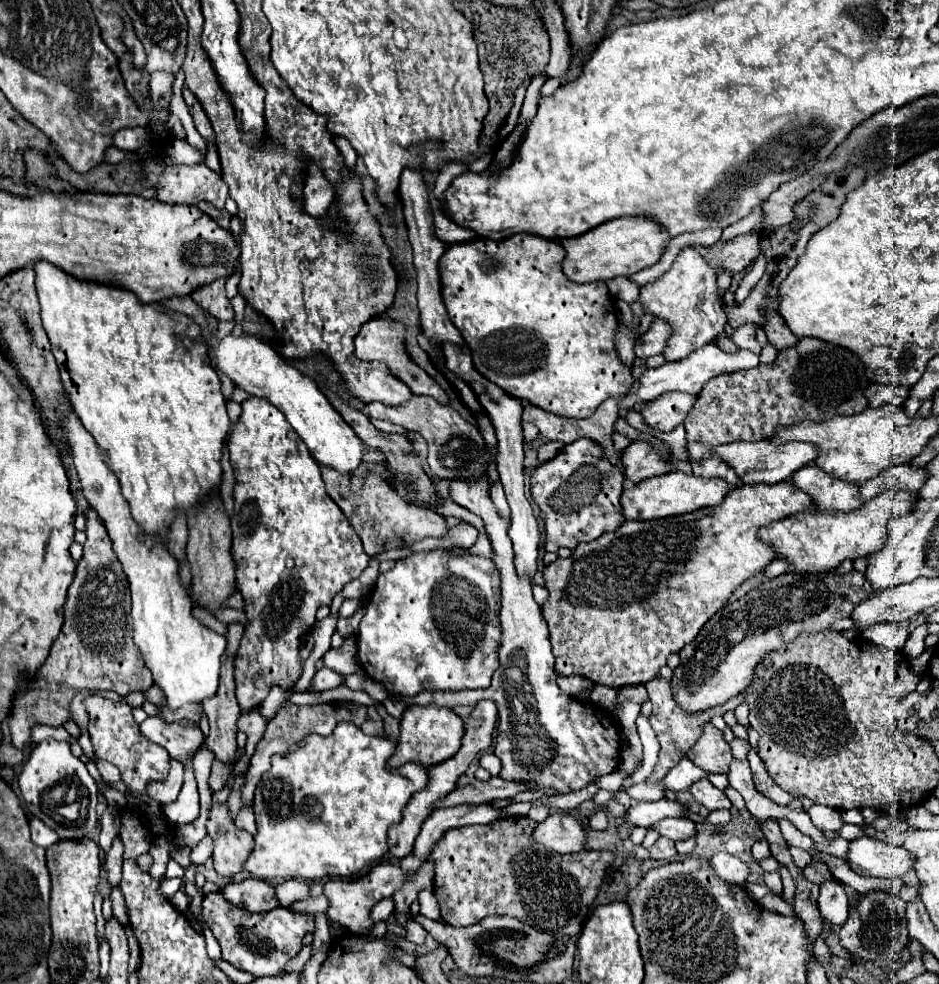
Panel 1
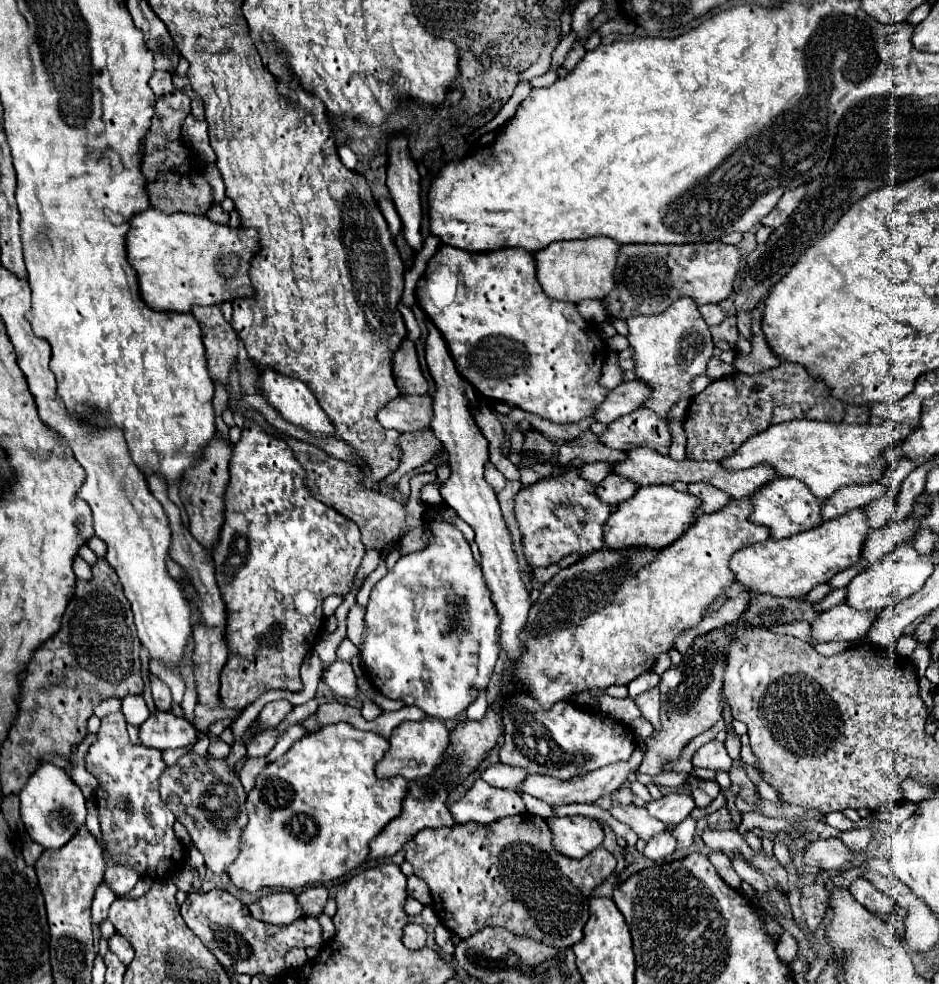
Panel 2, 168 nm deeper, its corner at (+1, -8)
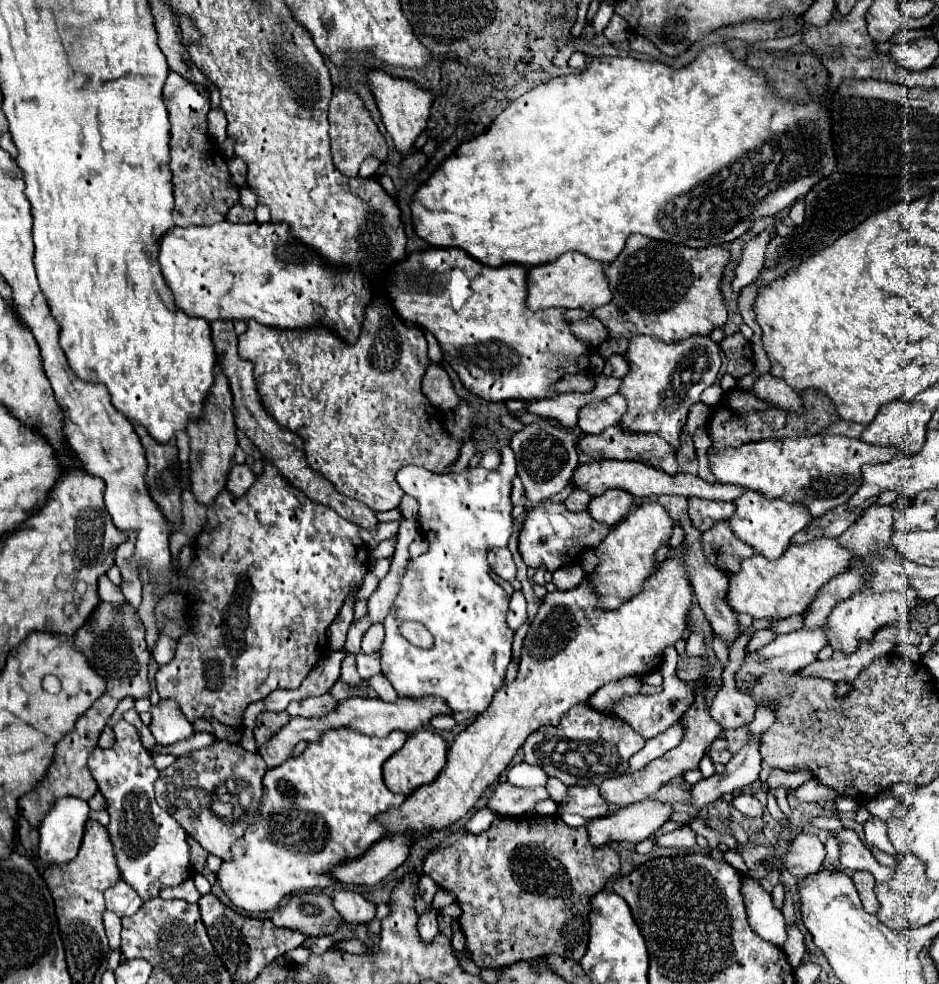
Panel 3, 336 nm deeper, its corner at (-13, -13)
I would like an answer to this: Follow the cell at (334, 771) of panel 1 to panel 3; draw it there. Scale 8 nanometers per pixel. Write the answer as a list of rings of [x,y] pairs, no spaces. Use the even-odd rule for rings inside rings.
[[[331,729],[323,733],[319,743],[309,743],[303,755],[287,759],[287,763],[269,769],[263,777],[261,809],[245,835],[235,841],[235,859],[223,863],[217,875],[233,905],[245,911],[261,913],[271,911],[285,895],[295,891],[337,885],[339,881],[331,875],[331,871],[345,861],[363,857],[373,843],[381,841],[387,835],[387,829],[377,821],[377,815],[407,799],[405,795],[391,793],[383,783],[383,763],[403,747],[405,739],[405,731],[393,731],[387,737],[369,737],[351,729]]]

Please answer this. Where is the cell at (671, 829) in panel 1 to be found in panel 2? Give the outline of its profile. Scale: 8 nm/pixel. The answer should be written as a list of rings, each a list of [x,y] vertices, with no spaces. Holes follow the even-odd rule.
[[[635,804],[613,806],[613,808],[609,808],[609,814],[613,818],[617,818],[619,822],[631,826],[639,834],[639,838],[643,838],[643,840],[649,840],[655,834],[659,834],[659,832],[665,830],[665,824],[661,820],[653,818],[645,808],[635,806]]]

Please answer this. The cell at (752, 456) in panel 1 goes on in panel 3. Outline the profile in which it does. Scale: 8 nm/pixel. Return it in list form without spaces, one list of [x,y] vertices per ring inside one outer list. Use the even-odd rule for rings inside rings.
[[[593,461],[593,463],[585,463],[585,465],[579,465],[575,469],[575,475],[571,481],[575,483],[575,487],[589,491],[593,497],[605,493],[607,489],[623,489],[635,497],[645,497],[645,499],[653,499],[659,495],[683,495],[683,497],[703,497],[703,499],[717,499],[717,501],[735,501],[737,497],[747,493],[745,487],[739,487],[739,485],[723,485],[719,481],[707,483],[701,477],[691,475],[691,473],[669,475],[663,469],[651,467],[651,465],[641,463],[641,461]]]

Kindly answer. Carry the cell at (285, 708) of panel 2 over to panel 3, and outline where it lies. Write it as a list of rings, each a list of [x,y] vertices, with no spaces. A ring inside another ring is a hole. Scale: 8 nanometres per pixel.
[[[321,695],[321,697],[311,697],[311,699],[303,699],[303,701],[295,701],[289,703],[287,713],[289,717],[321,717],[327,711],[331,711],[337,705],[337,701],[331,695]]]

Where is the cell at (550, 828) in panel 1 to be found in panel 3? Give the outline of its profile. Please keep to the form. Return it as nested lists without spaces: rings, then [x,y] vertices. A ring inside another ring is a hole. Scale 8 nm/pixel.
[[[641,801],[627,807],[619,807],[613,815],[587,823],[589,843],[603,847],[613,841],[639,843],[655,833],[671,815],[669,803]]]

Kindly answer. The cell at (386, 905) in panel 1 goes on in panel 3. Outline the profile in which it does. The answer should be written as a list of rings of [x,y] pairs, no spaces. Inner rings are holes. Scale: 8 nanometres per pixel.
[[[439,889],[431,905],[433,905],[435,909],[443,909],[443,907],[447,907],[447,905],[451,905],[451,903],[455,903],[455,895],[449,893],[449,891],[445,891],[445,889]]]

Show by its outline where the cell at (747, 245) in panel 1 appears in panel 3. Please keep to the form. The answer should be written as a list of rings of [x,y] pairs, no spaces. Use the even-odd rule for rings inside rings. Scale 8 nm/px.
[[[631,235],[621,255],[605,267],[613,301],[609,305],[597,307],[593,315],[609,329],[611,337],[635,337],[635,335],[655,335],[663,341],[679,341],[691,335],[709,335],[711,329],[725,325],[727,309],[725,299],[721,295],[721,281],[727,263],[731,261],[731,253],[723,247],[705,247],[693,249],[685,245],[673,245],[665,241],[655,241],[643,235]]]

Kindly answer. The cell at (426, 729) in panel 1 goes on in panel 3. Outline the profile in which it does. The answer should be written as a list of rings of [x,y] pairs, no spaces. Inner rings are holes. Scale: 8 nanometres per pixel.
[[[419,729],[415,733],[409,733],[409,737],[405,741],[405,747],[399,749],[395,755],[391,755],[391,759],[387,759],[387,763],[383,765],[385,785],[393,793],[409,795],[417,787],[427,785],[427,783],[433,783],[433,779],[441,773],[441,769],[447,763],[447,753],[449,753],[449,743],[439,733],[425,731],[425,729]]]

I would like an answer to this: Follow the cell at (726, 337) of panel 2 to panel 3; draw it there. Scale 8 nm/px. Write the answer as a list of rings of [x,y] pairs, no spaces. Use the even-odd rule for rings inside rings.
[[[737,331],[721,341],[721,349],[729,361],[727,373],[731,373],[735,379],[747,375],[753,371],[753,359],[751,359],[751,345],[749,341]]]

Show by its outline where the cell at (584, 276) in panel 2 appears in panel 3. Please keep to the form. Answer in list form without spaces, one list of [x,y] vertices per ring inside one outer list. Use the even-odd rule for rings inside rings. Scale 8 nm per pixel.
[[[579,251],[563,253],[559,259],[529,267],[529,307],[531,309],[547,309],[547,307],[565,307],[565,309],[585,309],[593,311],[595,307],[607,305],[613,299],[609,289],[609,281],[605,275],[605,265],[597,259],[587,259]]]

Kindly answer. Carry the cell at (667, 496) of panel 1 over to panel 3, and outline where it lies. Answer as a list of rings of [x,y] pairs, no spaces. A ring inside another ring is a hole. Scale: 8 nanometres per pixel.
[[[645,501],[611,529],[611,535],[607,535],[607,539],[603,539],[603,543],[595,549],[599,565],[589,575],[591,579],[595,579],[599,595],[603,595],[603,607],[615,609],[623,603],[623,599],[631,599],[631,595],[639,595],[643,591],[645,581],[657,569],[655,553],[669,543],[673,527],[675,521],[659,501]]]

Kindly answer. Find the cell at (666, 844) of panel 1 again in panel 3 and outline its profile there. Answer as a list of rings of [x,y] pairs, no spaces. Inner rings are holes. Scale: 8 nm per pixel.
[[[681,827],[677,831],[665,833],[657,839],[659,847],[683,847],[683,849],[691,849],[695,847],[695,833],[691,831],[691,827]]]

